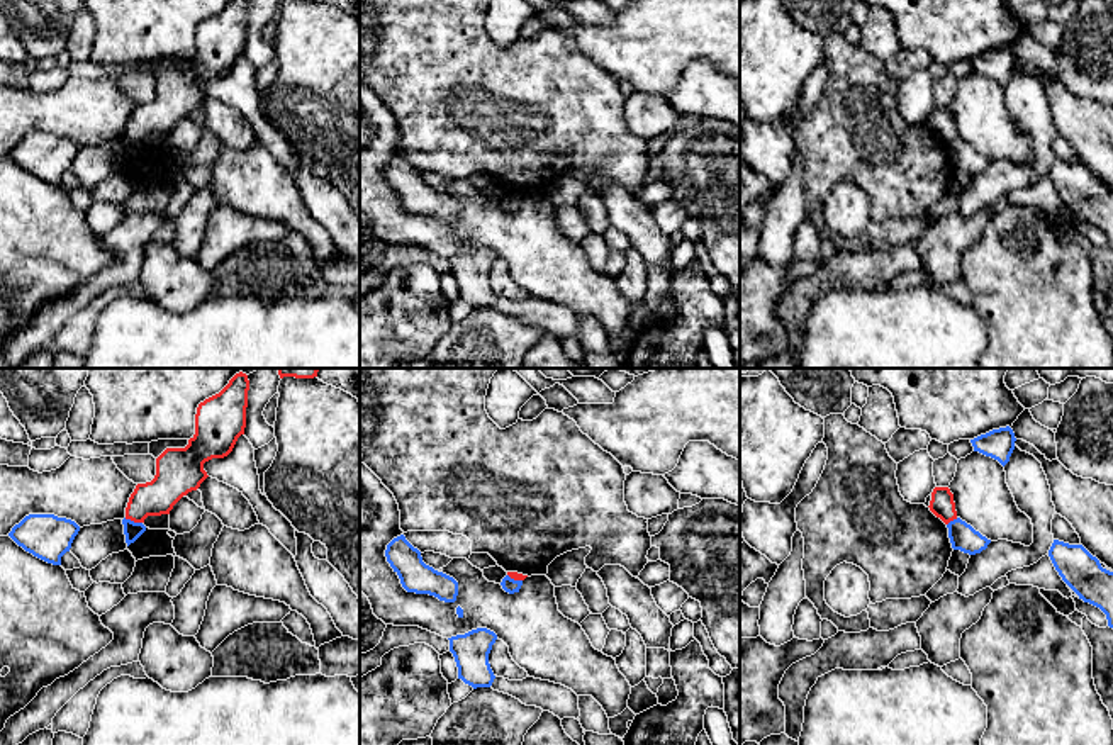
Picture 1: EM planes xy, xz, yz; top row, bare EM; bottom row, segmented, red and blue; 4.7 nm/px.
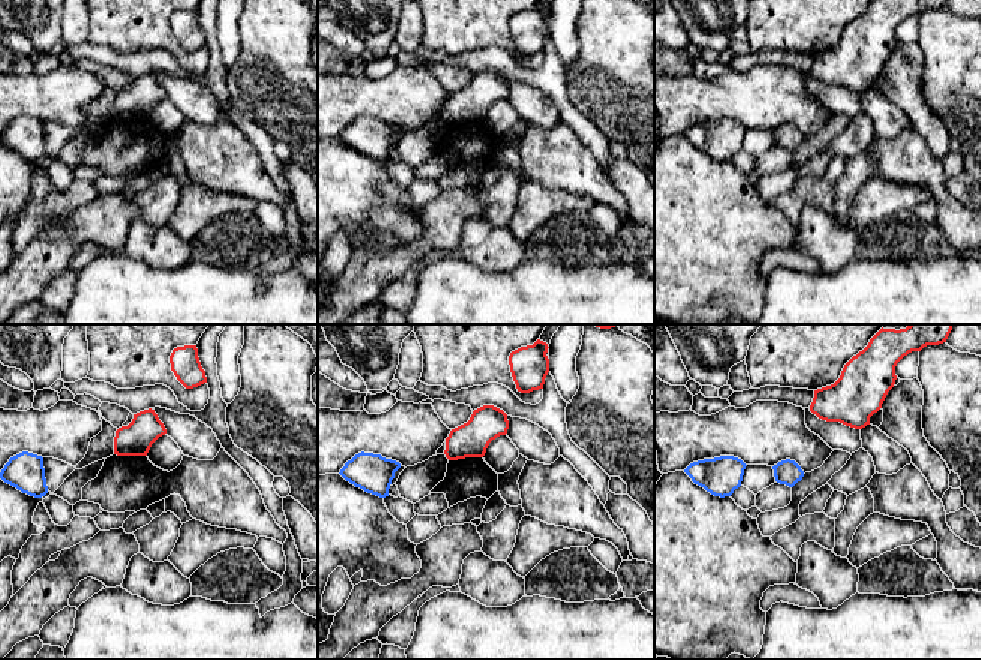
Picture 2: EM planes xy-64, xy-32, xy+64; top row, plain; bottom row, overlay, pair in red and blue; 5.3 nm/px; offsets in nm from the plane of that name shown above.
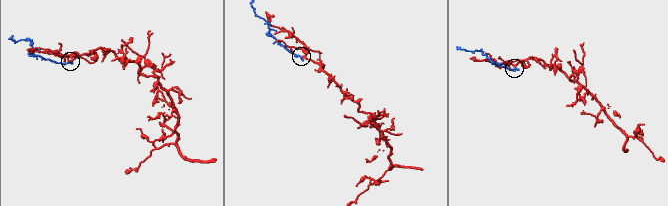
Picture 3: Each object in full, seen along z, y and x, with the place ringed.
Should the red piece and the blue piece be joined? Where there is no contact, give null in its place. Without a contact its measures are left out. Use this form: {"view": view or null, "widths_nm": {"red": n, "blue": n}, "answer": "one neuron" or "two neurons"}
{"view": "xy", "widths_nm": {"red": 170, "blue": 80}, "answer": "two neurons"}

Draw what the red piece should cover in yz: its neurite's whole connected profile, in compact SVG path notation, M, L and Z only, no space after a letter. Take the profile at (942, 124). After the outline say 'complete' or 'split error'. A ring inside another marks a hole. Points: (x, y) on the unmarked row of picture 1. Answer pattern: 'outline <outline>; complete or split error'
outline M935 107L928 127L945 144L957 139L954 114L950 112L948 107Z; complete

